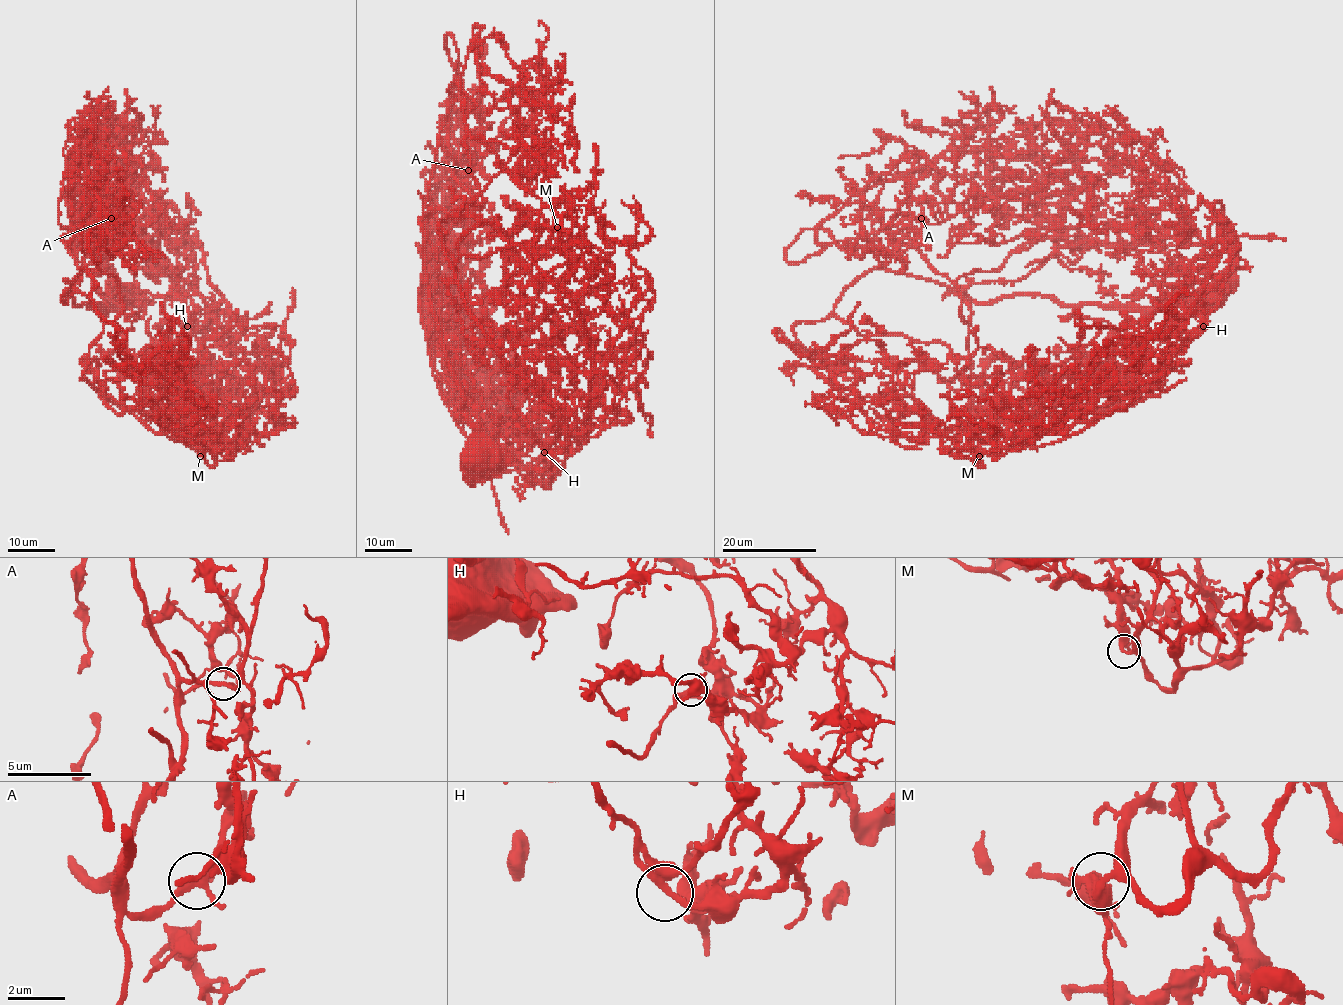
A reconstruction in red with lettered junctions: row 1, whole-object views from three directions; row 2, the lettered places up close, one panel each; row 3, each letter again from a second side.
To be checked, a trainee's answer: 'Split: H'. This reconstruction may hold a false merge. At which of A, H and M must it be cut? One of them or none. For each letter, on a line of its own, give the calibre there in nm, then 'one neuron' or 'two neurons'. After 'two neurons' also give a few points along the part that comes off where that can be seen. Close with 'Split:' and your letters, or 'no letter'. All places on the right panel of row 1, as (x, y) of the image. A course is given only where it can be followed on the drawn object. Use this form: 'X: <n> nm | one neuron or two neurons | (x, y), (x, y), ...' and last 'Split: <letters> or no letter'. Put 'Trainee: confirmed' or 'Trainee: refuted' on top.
Trainee: refuted
A: 200 nm | one neuron
H: 280 nm | one neuron
M: 280 nm | one neuron
Split: no letter

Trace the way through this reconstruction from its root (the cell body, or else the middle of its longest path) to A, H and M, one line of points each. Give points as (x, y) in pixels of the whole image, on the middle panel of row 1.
A: (477, 460), (421, 223), (480, 209), (453, 177), (455, 162), (468, 170)
H: (477, 460), (428, 298), (421, 219), (435, 209), (461, 217), (439, 233), (468, 313), (562, 407), (544, 452)
M: (477, 460), (421, 223), (453, 83), (475, 102), (465, 143), (485, 199), (461, 208), (498, 161), (557, 227)

